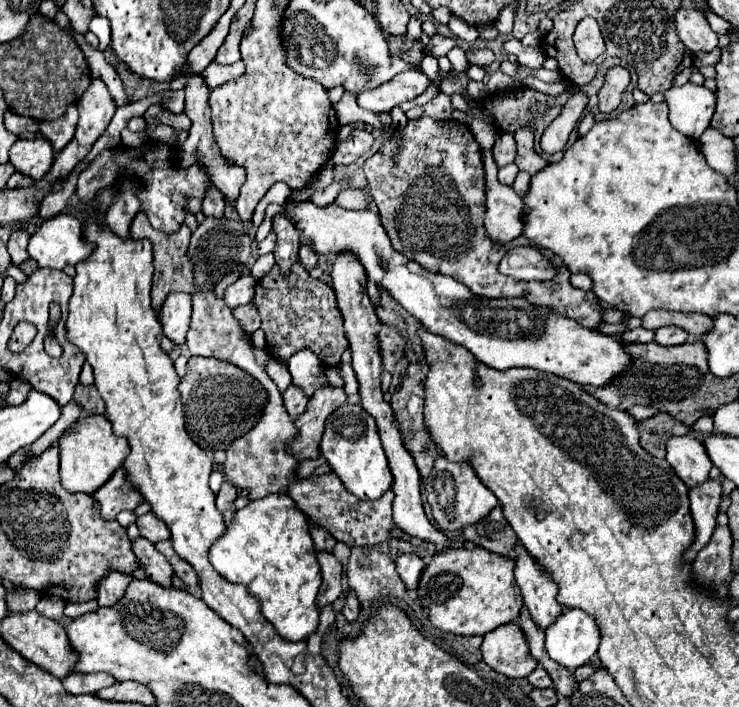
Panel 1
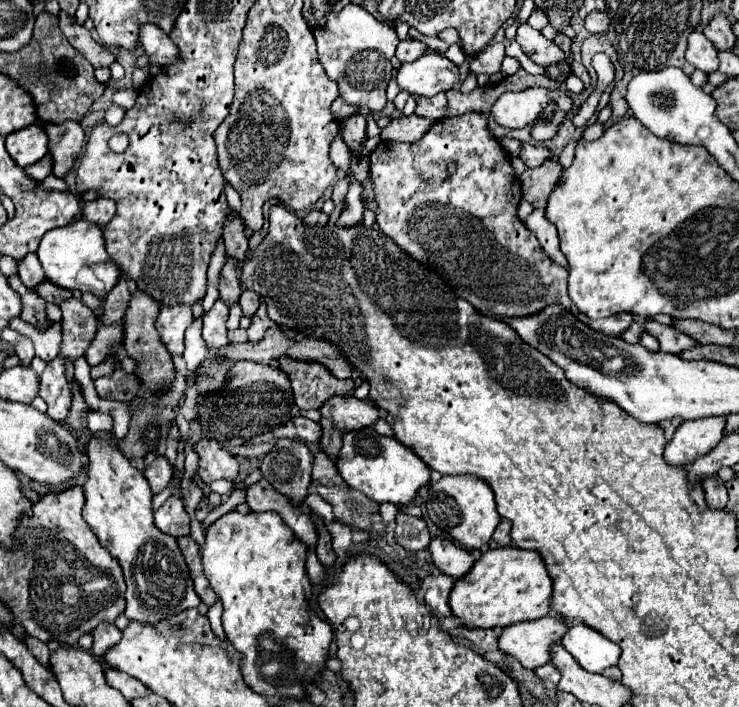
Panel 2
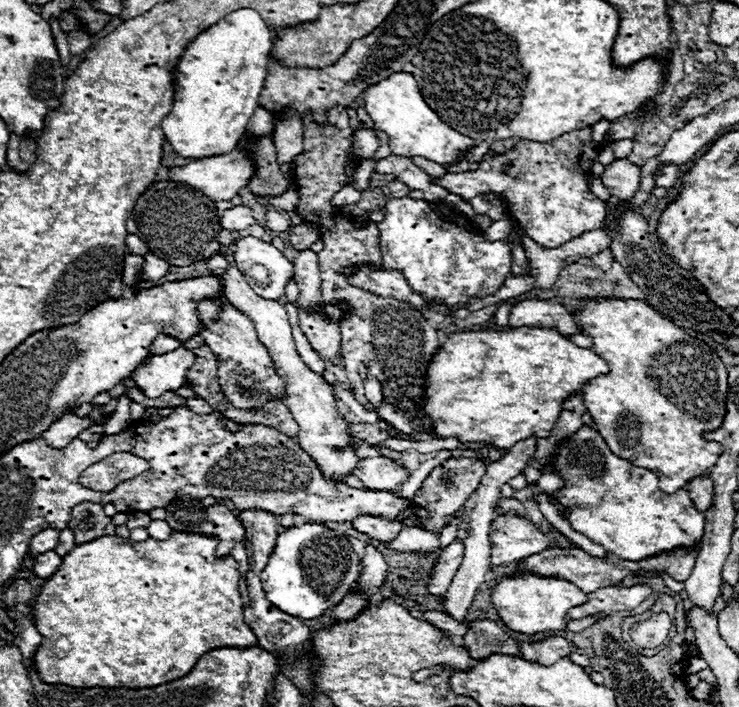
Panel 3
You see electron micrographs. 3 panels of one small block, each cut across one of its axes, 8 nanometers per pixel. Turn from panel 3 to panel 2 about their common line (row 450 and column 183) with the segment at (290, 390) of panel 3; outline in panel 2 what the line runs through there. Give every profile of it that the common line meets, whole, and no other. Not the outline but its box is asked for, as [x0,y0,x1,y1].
[156,306,192,356]

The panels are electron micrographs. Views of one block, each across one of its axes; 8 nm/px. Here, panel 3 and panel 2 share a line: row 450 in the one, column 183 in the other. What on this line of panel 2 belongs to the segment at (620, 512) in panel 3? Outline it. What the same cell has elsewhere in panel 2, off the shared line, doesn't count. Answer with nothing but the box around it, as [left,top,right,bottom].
[82,432,200,624]

